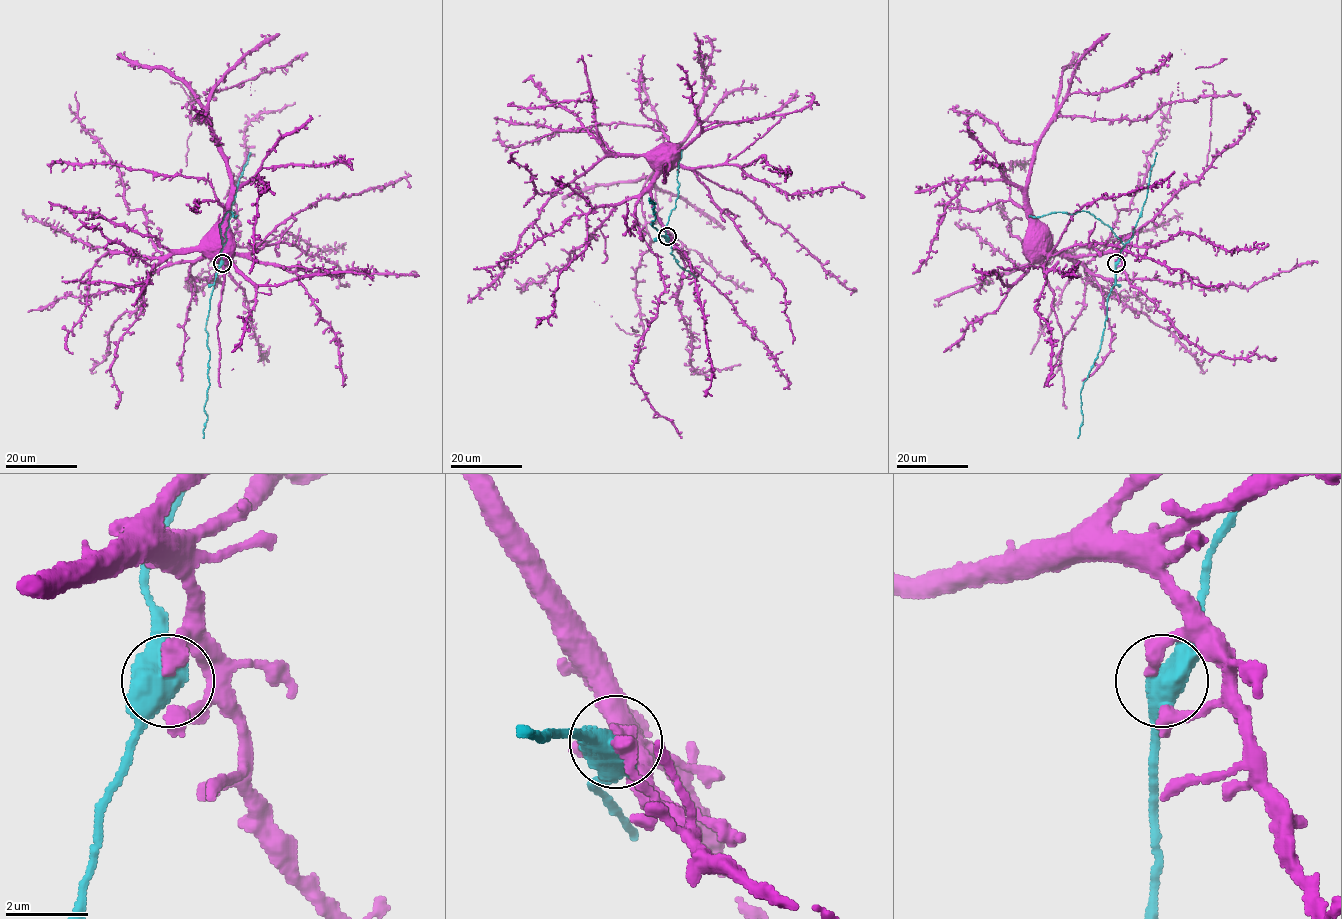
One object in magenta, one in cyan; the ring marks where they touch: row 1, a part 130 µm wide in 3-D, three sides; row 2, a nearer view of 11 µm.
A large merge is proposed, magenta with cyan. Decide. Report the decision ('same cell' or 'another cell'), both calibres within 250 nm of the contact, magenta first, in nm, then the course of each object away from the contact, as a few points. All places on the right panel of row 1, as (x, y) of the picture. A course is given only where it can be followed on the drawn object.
same cell | 400/550 nm | magenta via (1116, 263), (1117, 256), (1113, 253), (1032, 256), (1028, 255), (1033, 255), (1031, 248) | cyan via (1116, 263), (1115, 284), (1108, 297), (1101, 344), (1080, 392), (1083, 420), (1077, 438)

